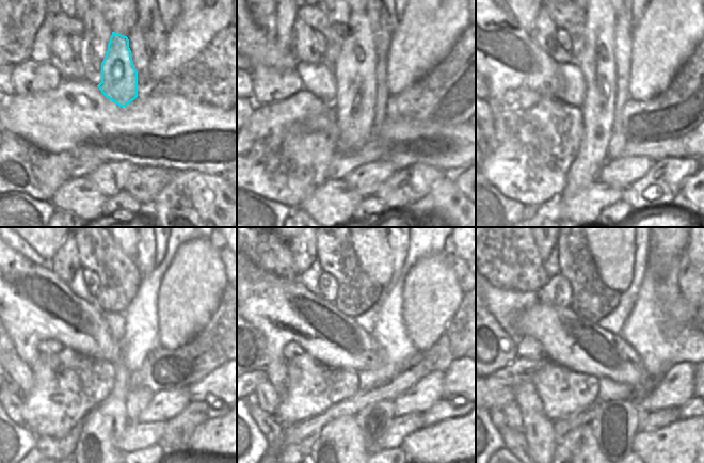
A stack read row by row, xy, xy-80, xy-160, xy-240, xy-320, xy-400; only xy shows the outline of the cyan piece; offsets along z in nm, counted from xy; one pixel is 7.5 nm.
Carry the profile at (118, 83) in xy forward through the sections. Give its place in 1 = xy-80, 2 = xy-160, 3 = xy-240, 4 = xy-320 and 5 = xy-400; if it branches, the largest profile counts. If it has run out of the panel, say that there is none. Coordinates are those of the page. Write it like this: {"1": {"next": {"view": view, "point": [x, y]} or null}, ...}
{"1": {"next": {"view": "xy-80", "point": [354, 69]}}, "2": {"next": {"view": "xy-160", "point": [597, 60]}}, "3": {"next": {"view": "xy-240", "point": [104, 426]}}, "4": {"next": {"view": "xy-320", "point": [340, 444]}}, "5": {"next": {"view": "xy-400", "point": [579, 444]}}}

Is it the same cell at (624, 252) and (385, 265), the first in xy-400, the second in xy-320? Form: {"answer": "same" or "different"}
{"answer": "same"}

